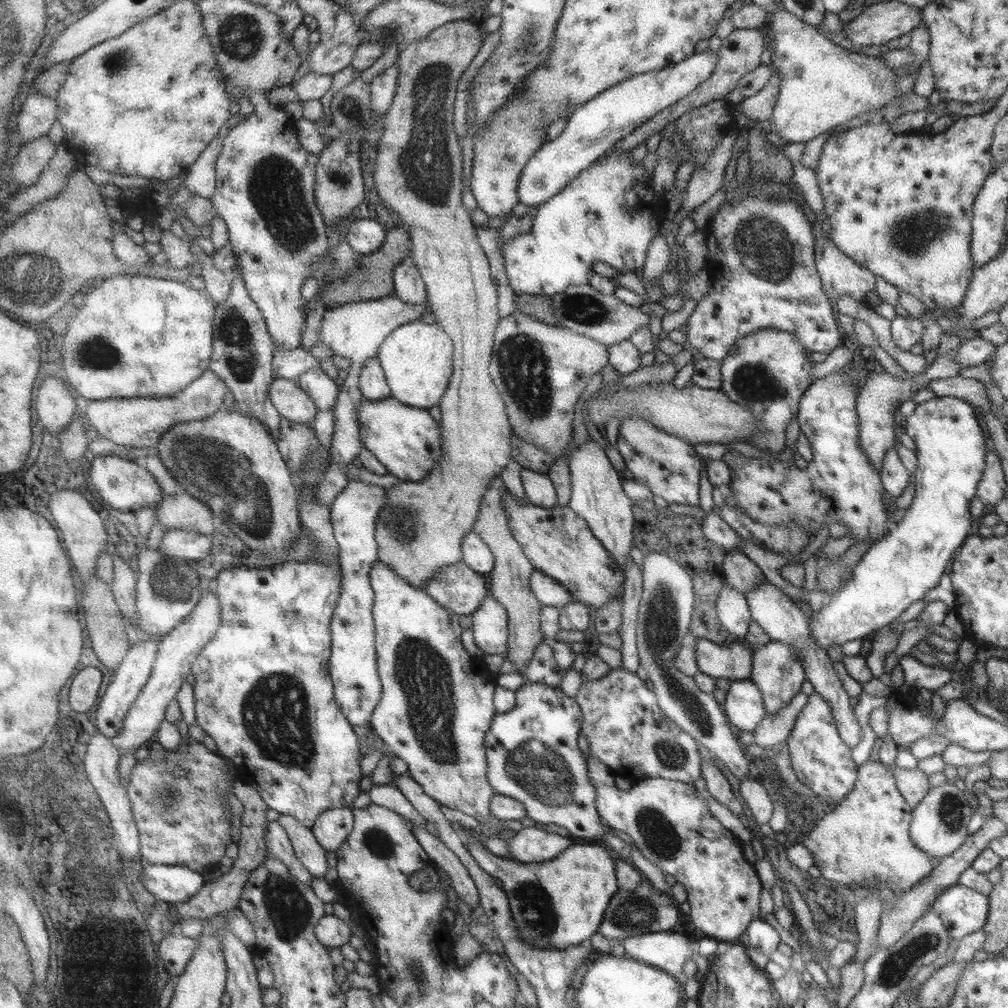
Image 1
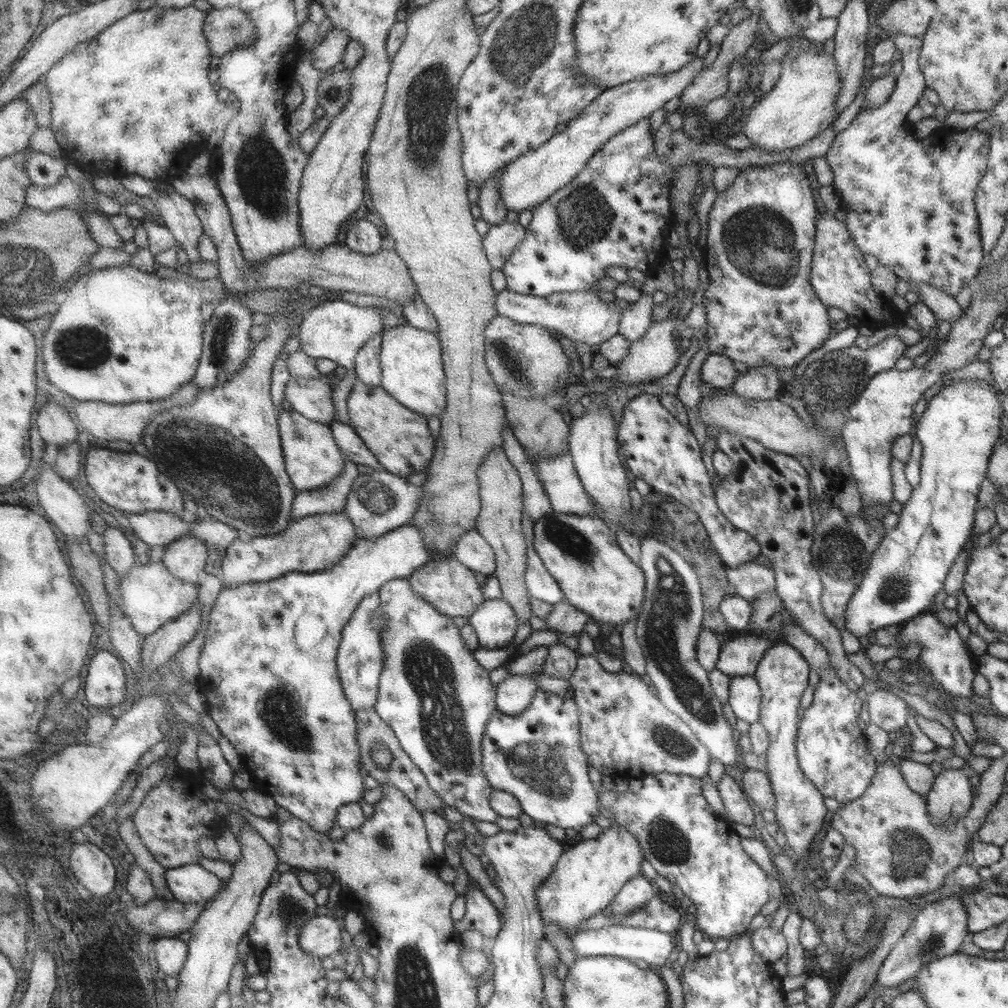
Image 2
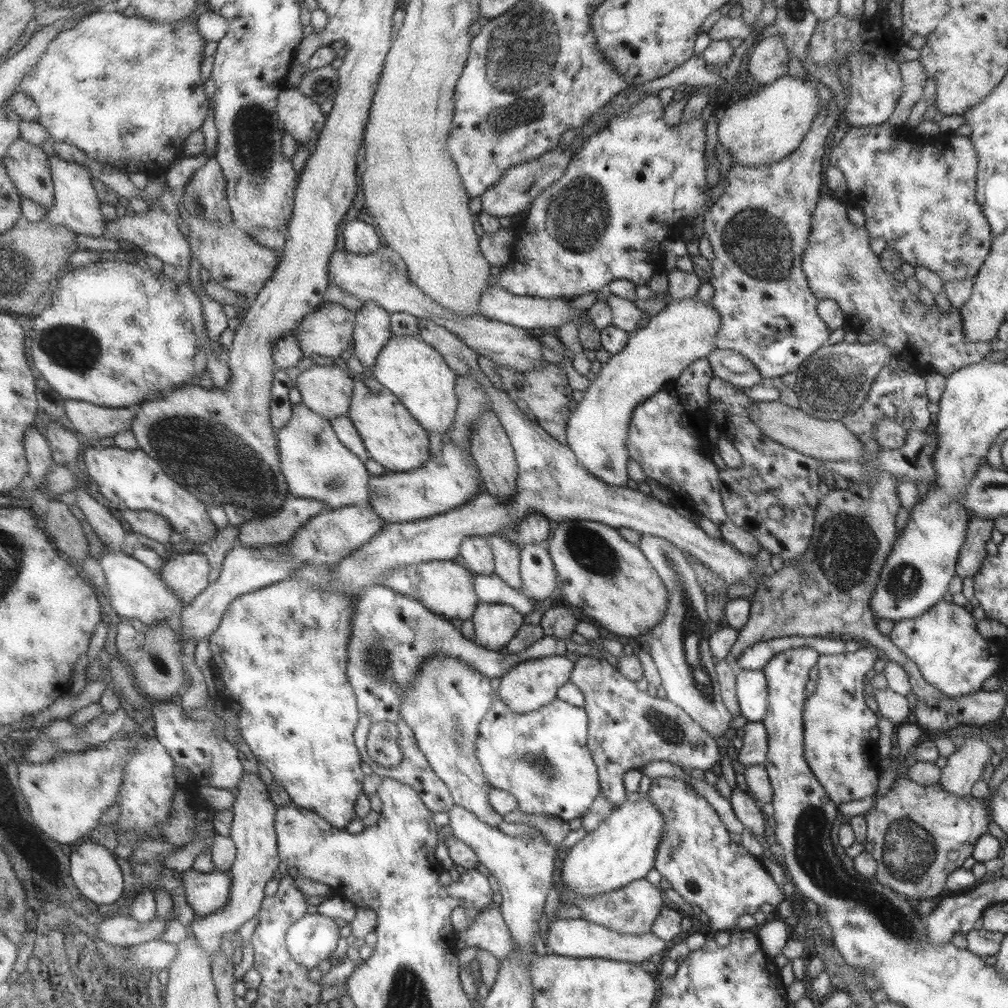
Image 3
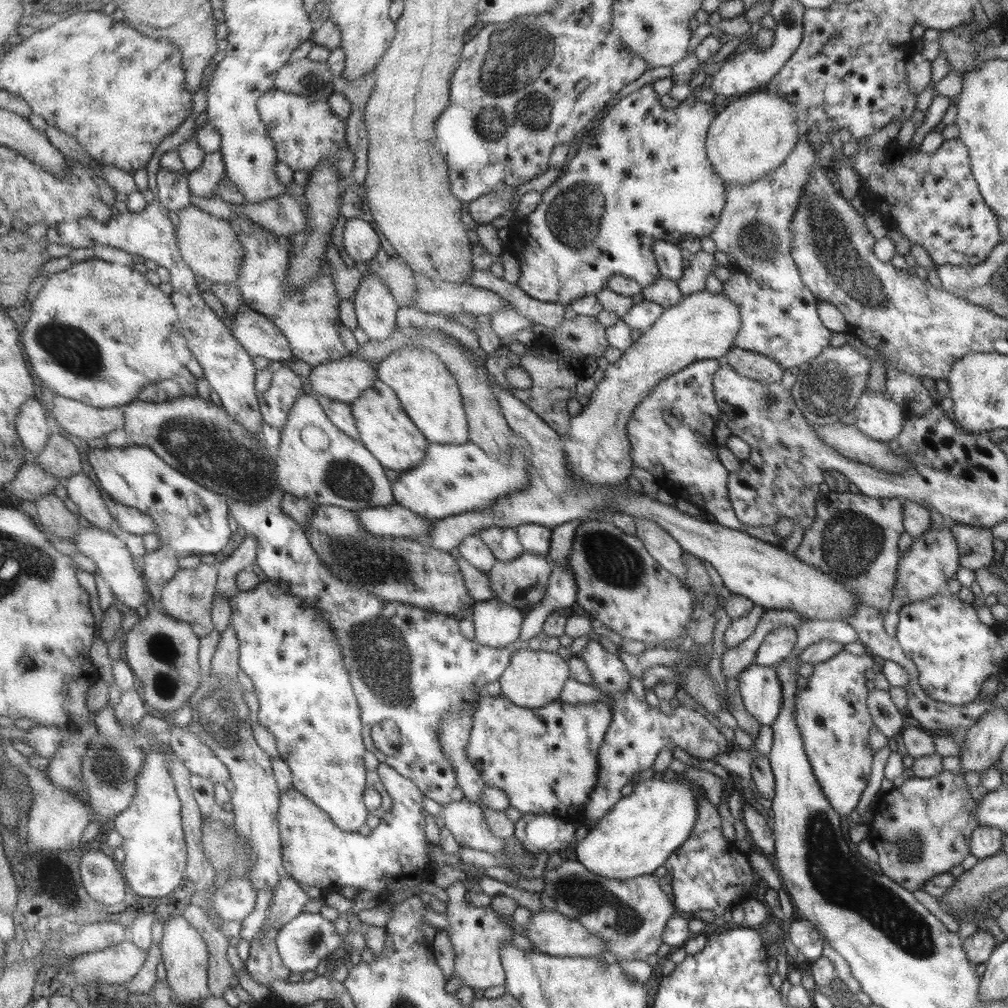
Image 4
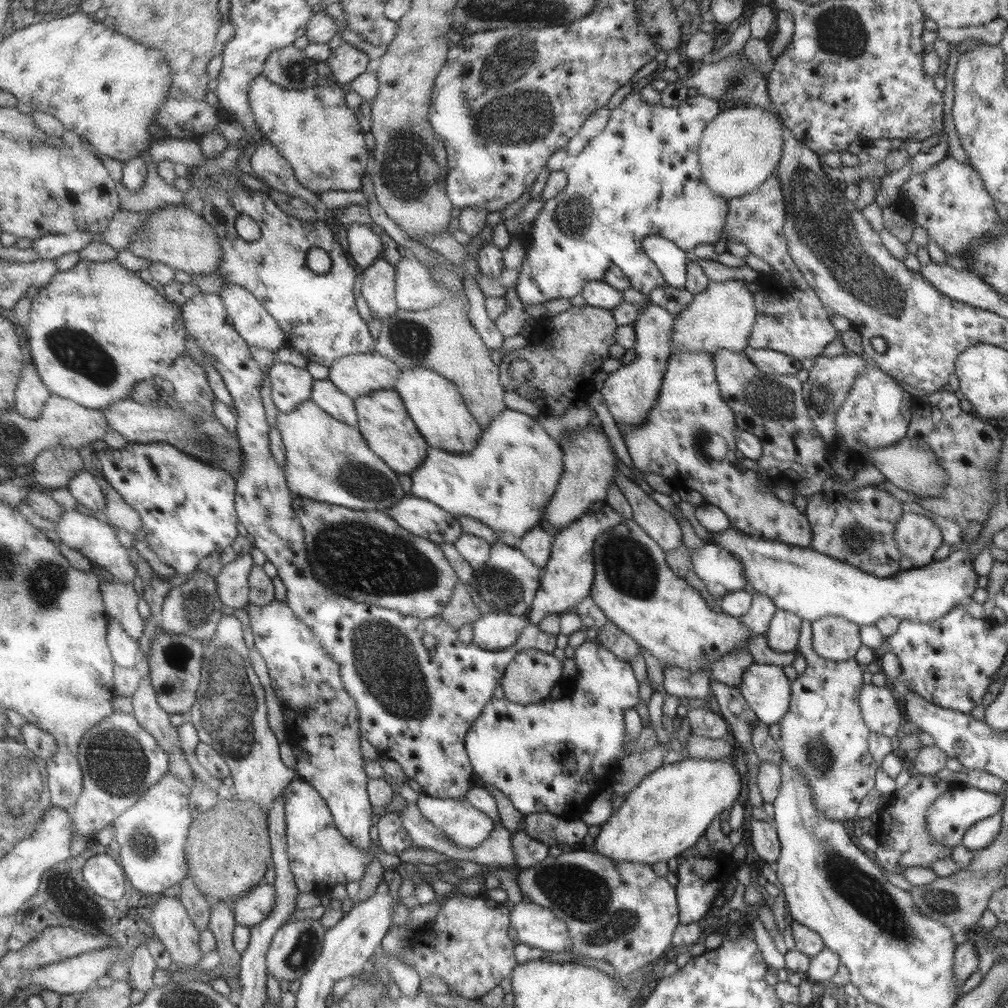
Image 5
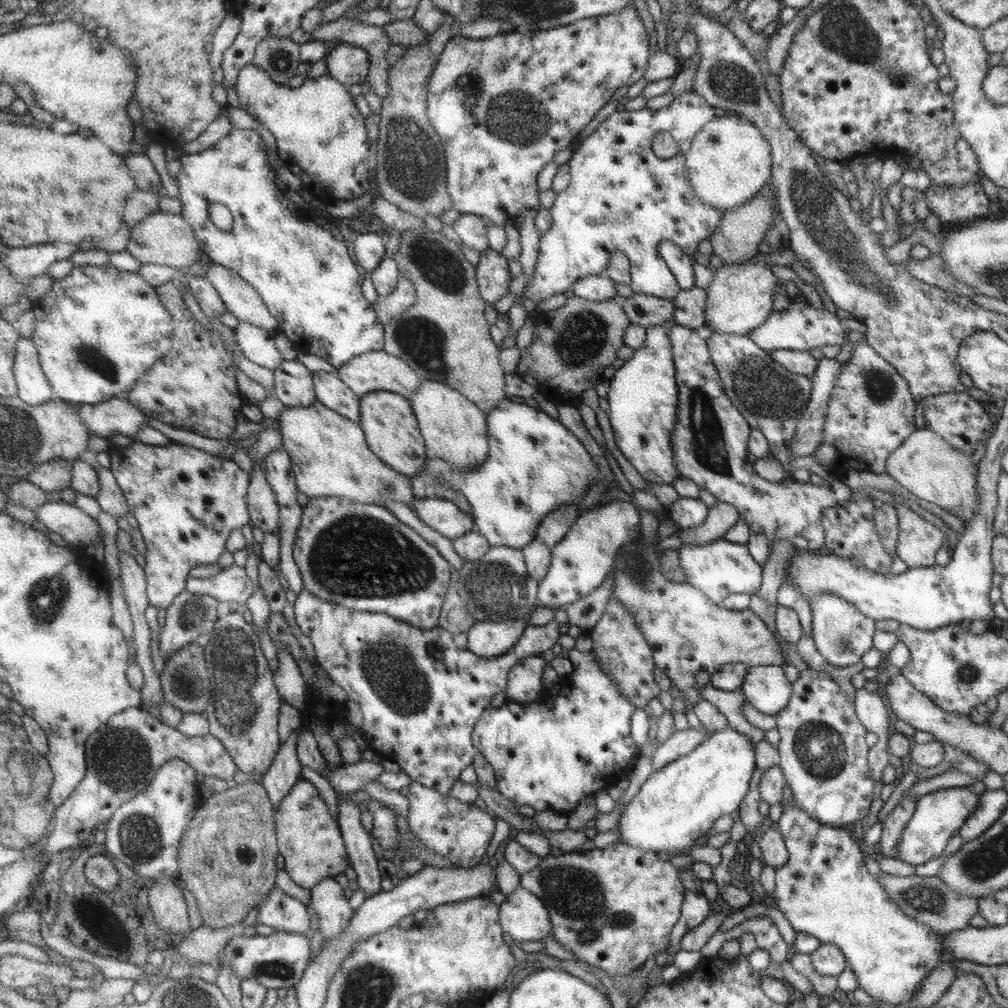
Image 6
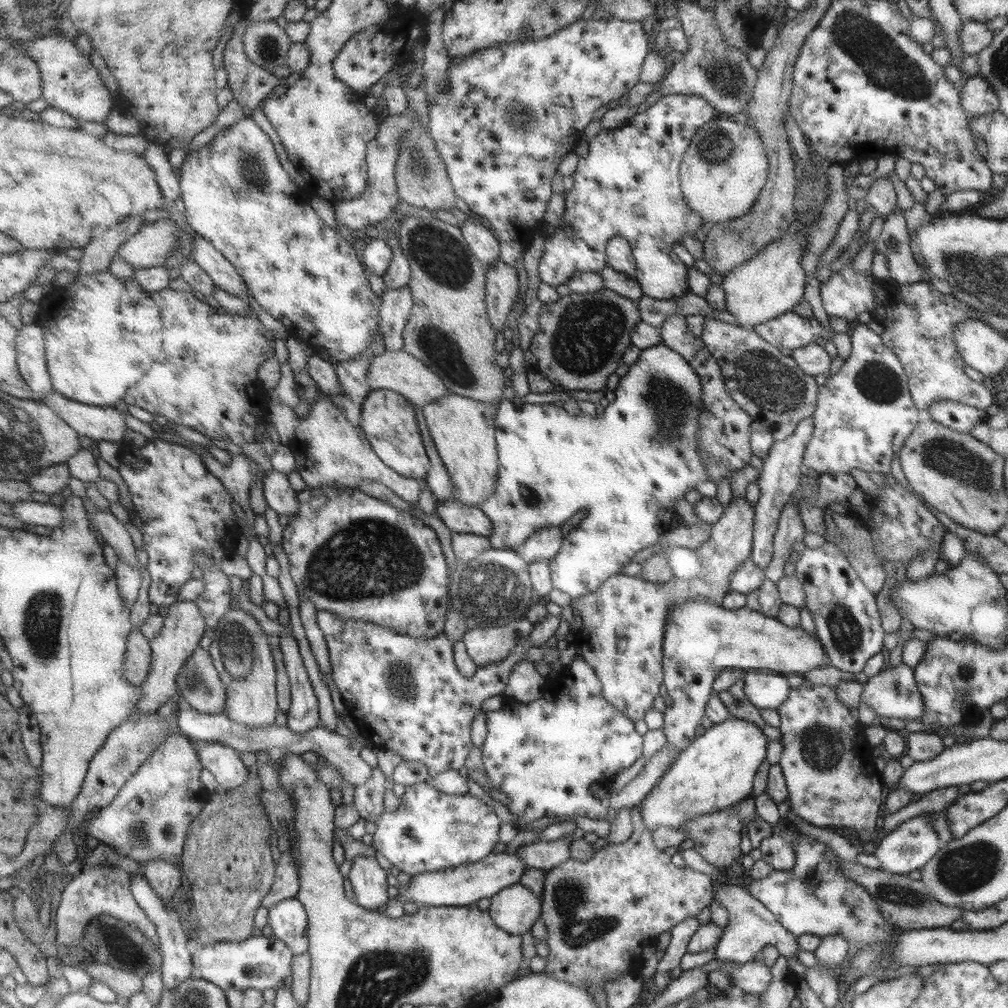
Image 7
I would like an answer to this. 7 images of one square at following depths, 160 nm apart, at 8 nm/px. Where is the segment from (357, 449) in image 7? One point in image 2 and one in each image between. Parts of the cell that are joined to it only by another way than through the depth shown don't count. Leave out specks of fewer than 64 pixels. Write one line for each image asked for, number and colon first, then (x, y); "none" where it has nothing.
2: (312, 459)
3: (332, 475)
4: (346, 475)
5: (327, 461)
6: (329, 456)

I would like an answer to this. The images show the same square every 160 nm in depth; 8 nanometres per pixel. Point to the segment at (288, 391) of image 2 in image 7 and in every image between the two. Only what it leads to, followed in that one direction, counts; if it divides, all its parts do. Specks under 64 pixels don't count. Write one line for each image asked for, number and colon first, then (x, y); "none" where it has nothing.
3: (324, 389)
4: (343, 380)
5: (355, 375)
6: (375, 370)
7: (398, 371)

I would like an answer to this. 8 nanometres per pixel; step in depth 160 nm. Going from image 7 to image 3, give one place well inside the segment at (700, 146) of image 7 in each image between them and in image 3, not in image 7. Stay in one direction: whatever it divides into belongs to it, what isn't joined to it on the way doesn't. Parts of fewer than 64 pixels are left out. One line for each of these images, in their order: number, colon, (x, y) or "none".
3: (764, 128)
4: (752, 135)
5: (740, 148)
6: (728, 161)

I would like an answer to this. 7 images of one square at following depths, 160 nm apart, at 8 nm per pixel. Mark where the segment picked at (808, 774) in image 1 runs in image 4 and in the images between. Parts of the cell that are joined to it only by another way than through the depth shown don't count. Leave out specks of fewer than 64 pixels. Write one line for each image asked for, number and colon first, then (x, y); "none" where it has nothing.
2: (830, 750)
3: (839, 750)
4: (831, 713)

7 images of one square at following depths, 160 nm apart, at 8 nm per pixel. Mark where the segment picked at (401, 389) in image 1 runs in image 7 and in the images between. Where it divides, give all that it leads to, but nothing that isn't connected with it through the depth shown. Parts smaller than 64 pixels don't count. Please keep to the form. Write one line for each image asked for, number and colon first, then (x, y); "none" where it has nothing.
2: (411, 369)
3: (413, 371)
4: (428, 394)
5: (436, 408)
6: (453, 429)
7: (462, 430)

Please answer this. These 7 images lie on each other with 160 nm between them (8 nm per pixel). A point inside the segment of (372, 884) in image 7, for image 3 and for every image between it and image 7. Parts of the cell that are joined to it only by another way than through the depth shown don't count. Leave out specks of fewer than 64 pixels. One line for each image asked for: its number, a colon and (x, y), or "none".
3: (281, 650)
4: (304, 696)
5: (321, 717)
6: (361, 857)

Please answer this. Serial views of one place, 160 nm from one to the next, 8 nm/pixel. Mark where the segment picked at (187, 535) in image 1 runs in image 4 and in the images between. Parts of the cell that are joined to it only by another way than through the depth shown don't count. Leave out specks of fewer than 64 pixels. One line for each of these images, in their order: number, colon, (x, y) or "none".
2: (184, 558)
3: (186, 575)
4: (186, 596)

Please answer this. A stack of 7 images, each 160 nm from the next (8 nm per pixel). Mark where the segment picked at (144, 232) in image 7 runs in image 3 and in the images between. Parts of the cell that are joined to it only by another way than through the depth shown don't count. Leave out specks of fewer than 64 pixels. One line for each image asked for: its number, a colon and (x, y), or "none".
3: (234, 260)
4: (208, 245)
5: (173, 235)
6: (167, 239)

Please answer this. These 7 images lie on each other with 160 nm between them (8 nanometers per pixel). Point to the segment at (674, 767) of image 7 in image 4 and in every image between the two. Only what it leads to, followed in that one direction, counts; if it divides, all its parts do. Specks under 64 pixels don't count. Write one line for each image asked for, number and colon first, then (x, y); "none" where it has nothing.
4: (640, 831)
5: (666, 813)
6: (677, 804)

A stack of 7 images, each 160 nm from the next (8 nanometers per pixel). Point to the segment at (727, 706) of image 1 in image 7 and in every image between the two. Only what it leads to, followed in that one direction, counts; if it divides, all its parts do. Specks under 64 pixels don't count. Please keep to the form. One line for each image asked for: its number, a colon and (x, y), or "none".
2: (744, 695)
3: (750, 686)
4: (760, 690)
5: (766, 690)
6: (766, 688)
7: (764, 689)

